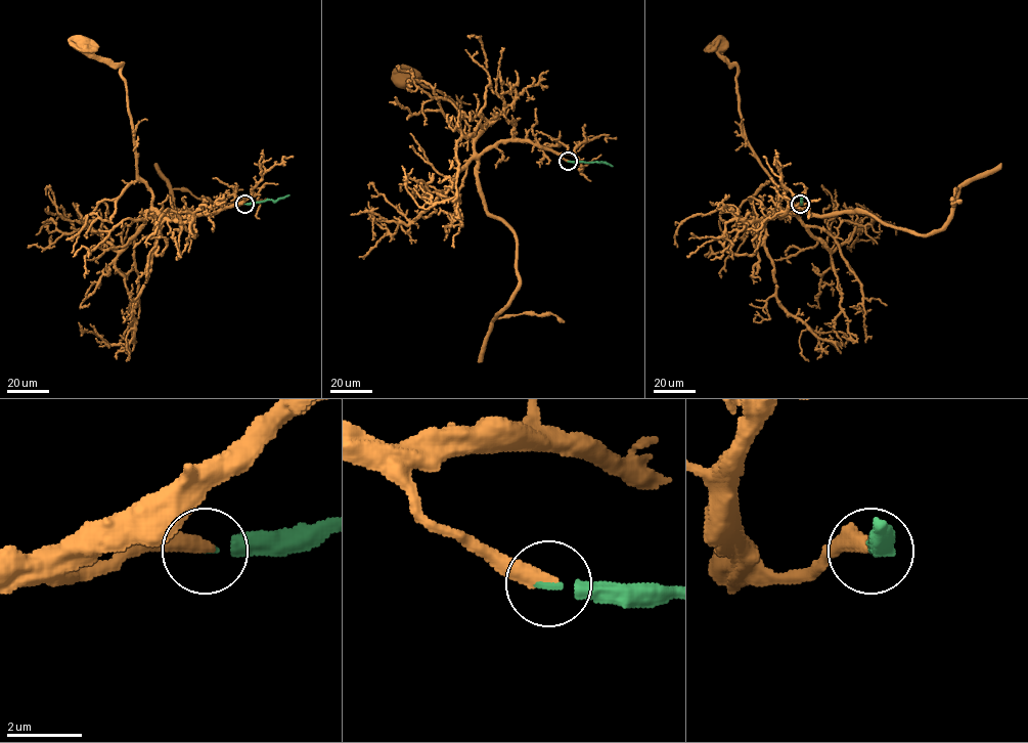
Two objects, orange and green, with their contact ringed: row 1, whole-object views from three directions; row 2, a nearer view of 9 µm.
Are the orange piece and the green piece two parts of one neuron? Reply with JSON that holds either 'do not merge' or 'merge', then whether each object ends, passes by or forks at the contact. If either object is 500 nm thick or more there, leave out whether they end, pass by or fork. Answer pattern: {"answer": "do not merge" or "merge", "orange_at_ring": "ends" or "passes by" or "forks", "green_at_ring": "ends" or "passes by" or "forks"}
{"answer": "merge", "orange_at_ring": "ends", "green_at_ring": "ends"}

